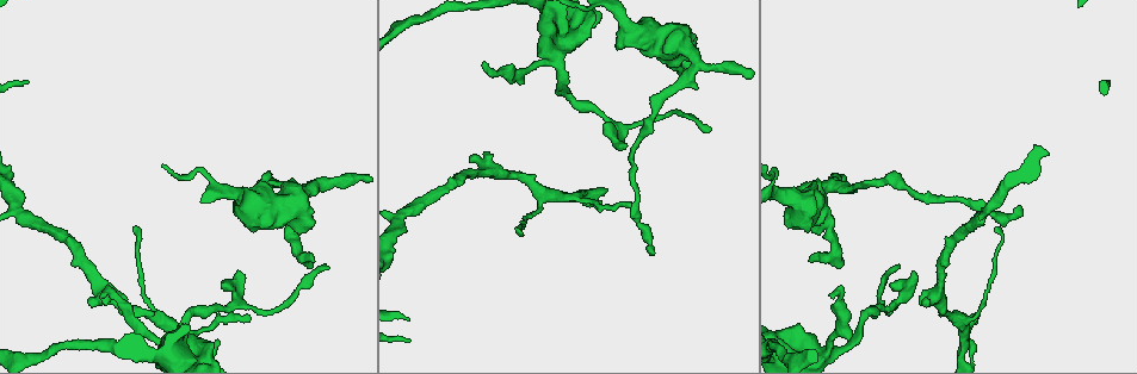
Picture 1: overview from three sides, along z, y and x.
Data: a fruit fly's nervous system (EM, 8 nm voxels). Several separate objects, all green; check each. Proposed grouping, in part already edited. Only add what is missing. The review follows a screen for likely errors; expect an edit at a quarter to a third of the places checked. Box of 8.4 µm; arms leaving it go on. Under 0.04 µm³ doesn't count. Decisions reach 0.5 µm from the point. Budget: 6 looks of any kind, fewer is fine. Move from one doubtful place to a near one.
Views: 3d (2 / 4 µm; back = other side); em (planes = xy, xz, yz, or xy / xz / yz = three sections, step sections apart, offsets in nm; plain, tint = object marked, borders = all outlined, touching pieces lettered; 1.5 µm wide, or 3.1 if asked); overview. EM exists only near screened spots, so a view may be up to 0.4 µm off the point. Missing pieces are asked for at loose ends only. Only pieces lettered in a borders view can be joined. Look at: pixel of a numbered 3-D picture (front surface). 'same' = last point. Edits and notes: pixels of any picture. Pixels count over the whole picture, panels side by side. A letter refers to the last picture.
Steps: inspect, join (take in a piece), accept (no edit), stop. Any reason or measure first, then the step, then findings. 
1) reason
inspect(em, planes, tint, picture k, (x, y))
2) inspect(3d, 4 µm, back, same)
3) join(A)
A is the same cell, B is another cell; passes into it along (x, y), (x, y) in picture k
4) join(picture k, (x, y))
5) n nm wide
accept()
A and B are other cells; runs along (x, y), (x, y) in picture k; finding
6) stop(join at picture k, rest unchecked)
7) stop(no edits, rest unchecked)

inspect(em, planes, borders, picture 1, (970, 340))

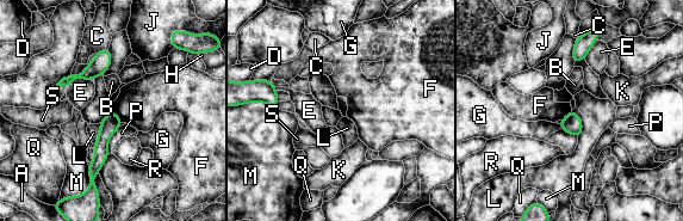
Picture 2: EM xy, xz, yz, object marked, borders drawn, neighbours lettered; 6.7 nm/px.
accept()
A, B, C, D, E, F, G, H, J, K, L, M, P, Q, R and S are other cells; border along (113, 110), (123, 122) in picture 2; none of them fits

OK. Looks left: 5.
thin end
inspect(3d, 4 µm, picture 1, (994, 227))

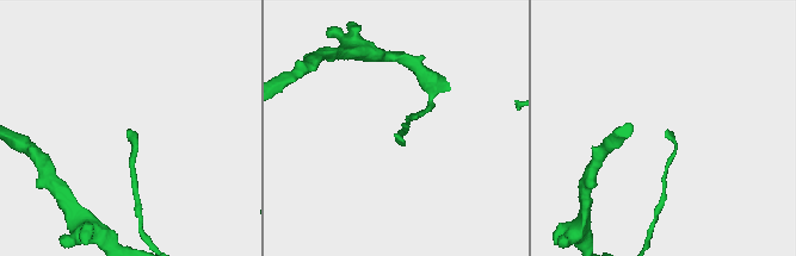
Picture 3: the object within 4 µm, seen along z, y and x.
inspect(em, xy, step 4, tint, picture 3, (400, 136))

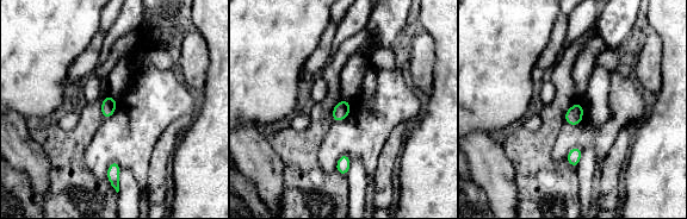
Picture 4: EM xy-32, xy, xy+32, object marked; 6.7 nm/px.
inspect(em, xz, step 4, borders, same)

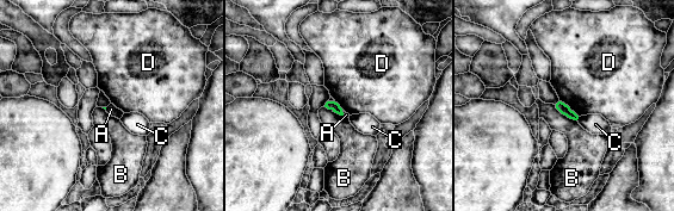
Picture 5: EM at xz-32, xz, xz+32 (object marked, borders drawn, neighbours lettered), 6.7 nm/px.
accept()
A, B, C and D are other cells; border along (558, 97), (579, 116) in picture 5; no lettered piece goes on from it

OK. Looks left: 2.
thin end
inspect(3d, 2 µm, picture 1, (710, 131))

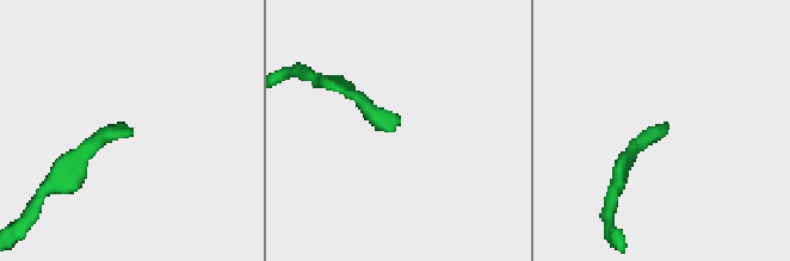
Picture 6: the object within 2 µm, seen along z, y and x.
inspect(em, planes, borders, picture 6, (659, 132))

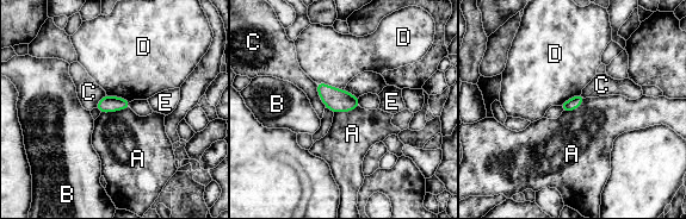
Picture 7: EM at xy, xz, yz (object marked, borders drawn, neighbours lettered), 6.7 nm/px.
accept()
A, B, C, D and E are other cells; border along (129, 107), (100, 113) in picture 7; none of them fits

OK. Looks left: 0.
stop(no edits, rest unchecked)

